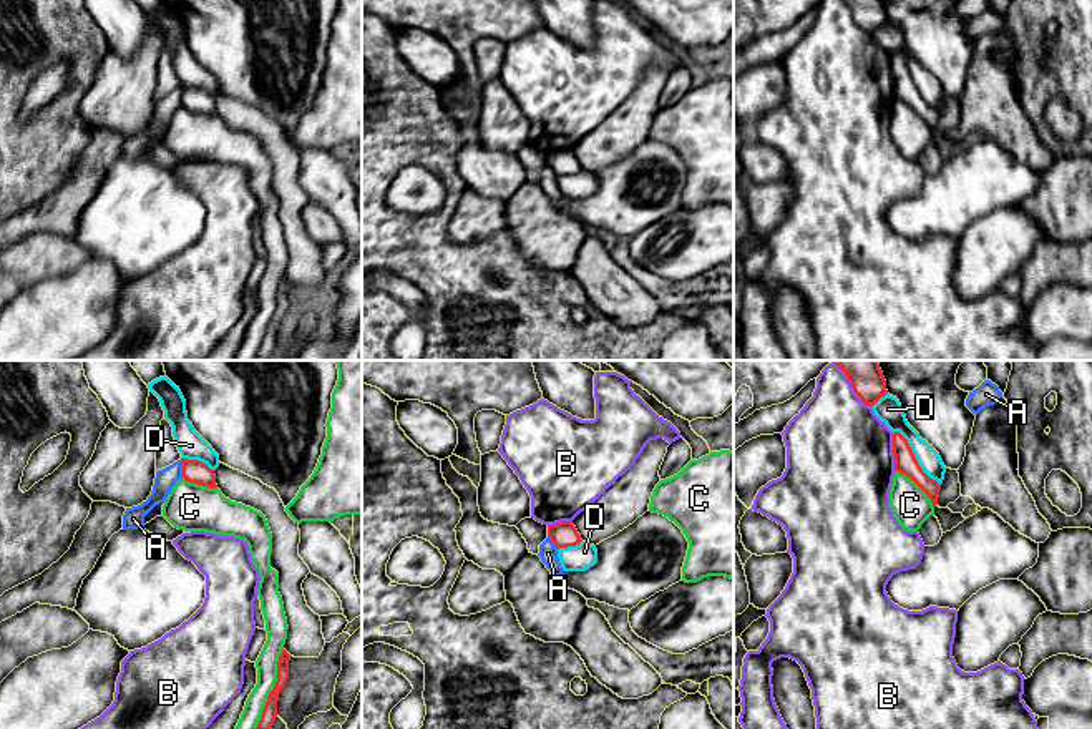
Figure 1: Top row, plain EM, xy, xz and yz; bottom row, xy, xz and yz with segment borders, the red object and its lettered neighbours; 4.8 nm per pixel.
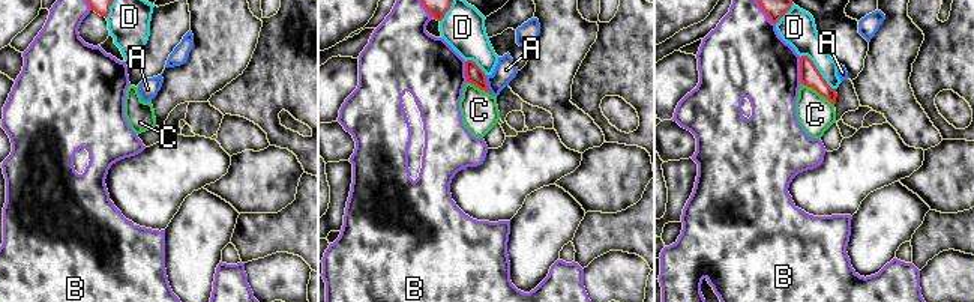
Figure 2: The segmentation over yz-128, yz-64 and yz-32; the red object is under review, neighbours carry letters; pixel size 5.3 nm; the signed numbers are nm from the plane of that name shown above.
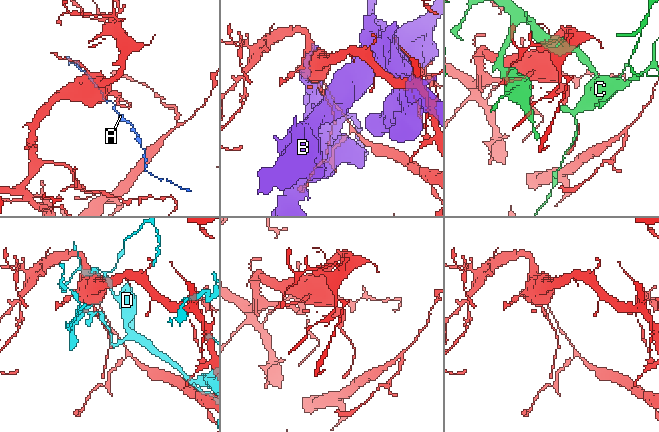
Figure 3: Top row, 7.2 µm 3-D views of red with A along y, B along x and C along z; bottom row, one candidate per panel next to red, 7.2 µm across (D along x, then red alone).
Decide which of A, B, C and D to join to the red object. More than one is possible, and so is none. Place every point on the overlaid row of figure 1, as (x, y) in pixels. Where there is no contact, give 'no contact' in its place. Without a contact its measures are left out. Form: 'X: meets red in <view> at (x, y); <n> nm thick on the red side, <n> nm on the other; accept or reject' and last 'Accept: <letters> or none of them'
A: meets red in xy at (183, 469); 110 nm thick on the red side, 100 nm on the other; reject
B: meets red in yz at (893, 452); 110 nm thick on the red side, 500 nm on the other; reject
C: meets red in xy at (274, 688); 70 nm thick on the red side, 100 nm on the other; reject
D: meets red in yz at (915, 459); 110 nm thick on the red side, 110 nm on the other; reject
Accept: none of them

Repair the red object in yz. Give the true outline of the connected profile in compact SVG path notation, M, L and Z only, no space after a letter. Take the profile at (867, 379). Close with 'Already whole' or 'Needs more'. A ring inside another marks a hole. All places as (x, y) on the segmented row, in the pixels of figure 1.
M833 360L846 375L860 400L873 407L888 394L886 380L876 360Z. Already whole

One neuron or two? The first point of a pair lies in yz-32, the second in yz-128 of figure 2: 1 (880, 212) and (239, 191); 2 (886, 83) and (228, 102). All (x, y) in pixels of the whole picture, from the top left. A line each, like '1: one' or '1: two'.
1: two
2: two

